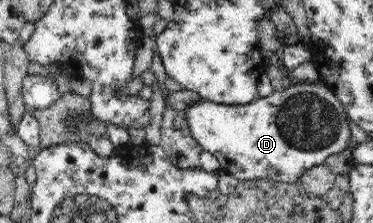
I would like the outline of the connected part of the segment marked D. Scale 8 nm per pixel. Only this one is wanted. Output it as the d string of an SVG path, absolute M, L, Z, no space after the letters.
M289 81L284 90L275 91L244 106L215 104L200 99L184 112L191 138L203 151L214 154L221 161L221 173L235 176L241 181L268 179L296 183L306 170L322 166L329 156L350 149L349 138L352 136L347 122L348 114L324 83Z

